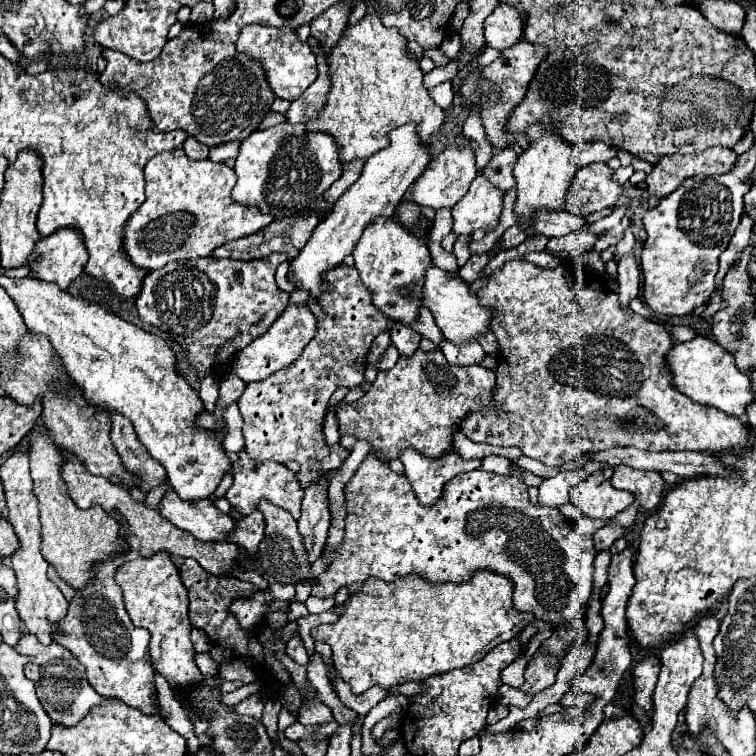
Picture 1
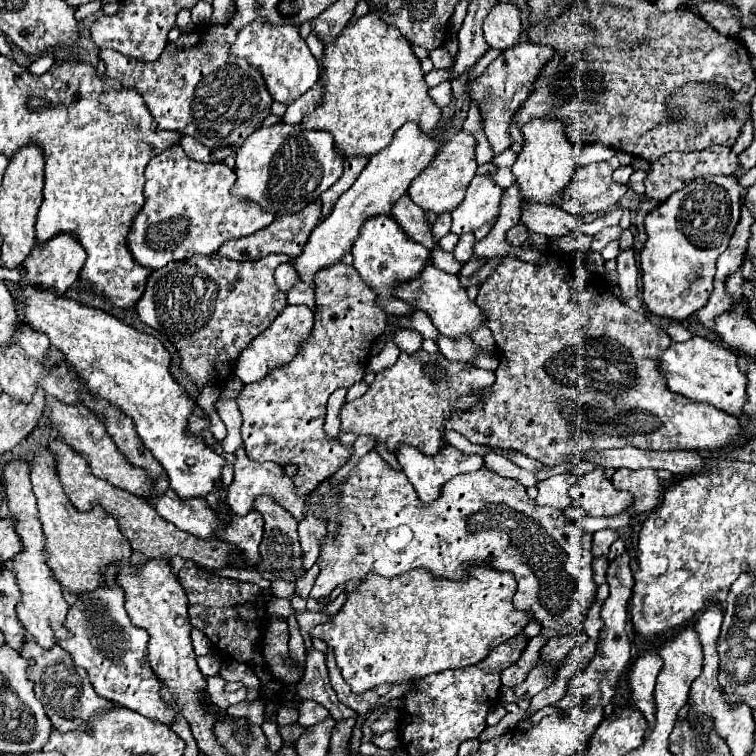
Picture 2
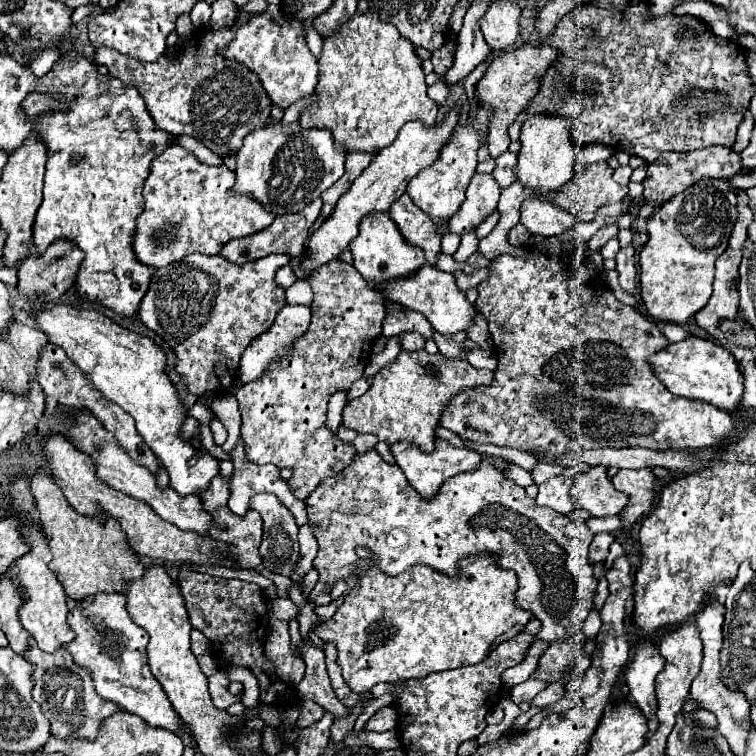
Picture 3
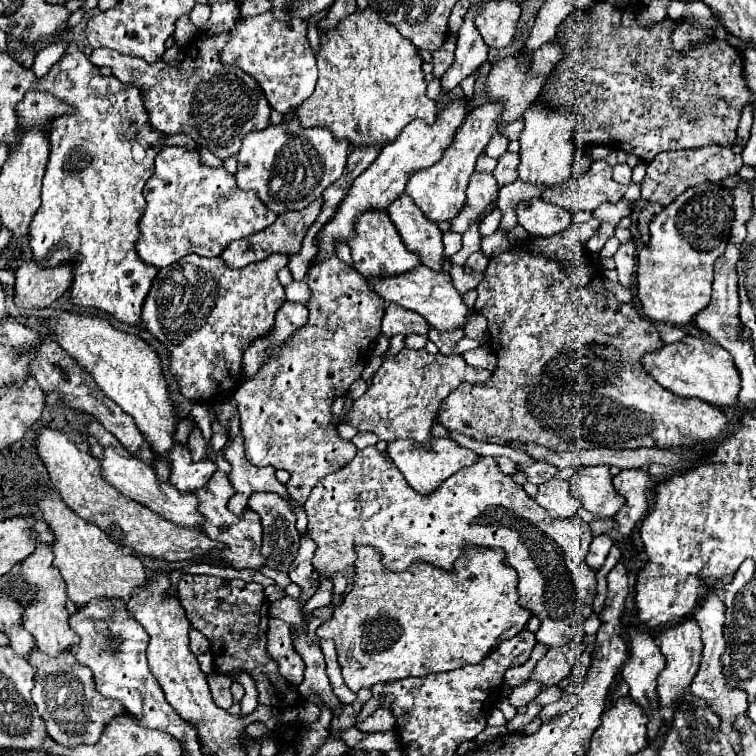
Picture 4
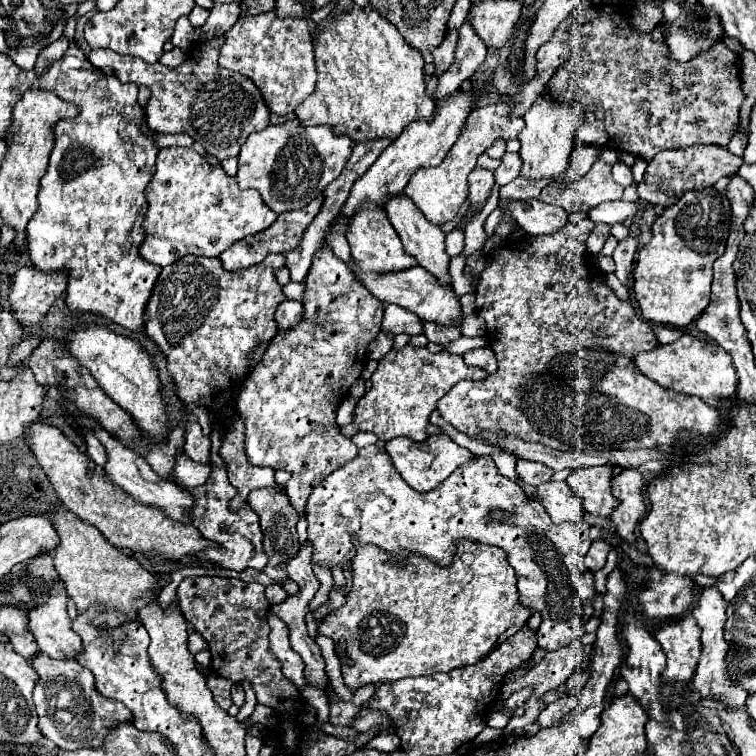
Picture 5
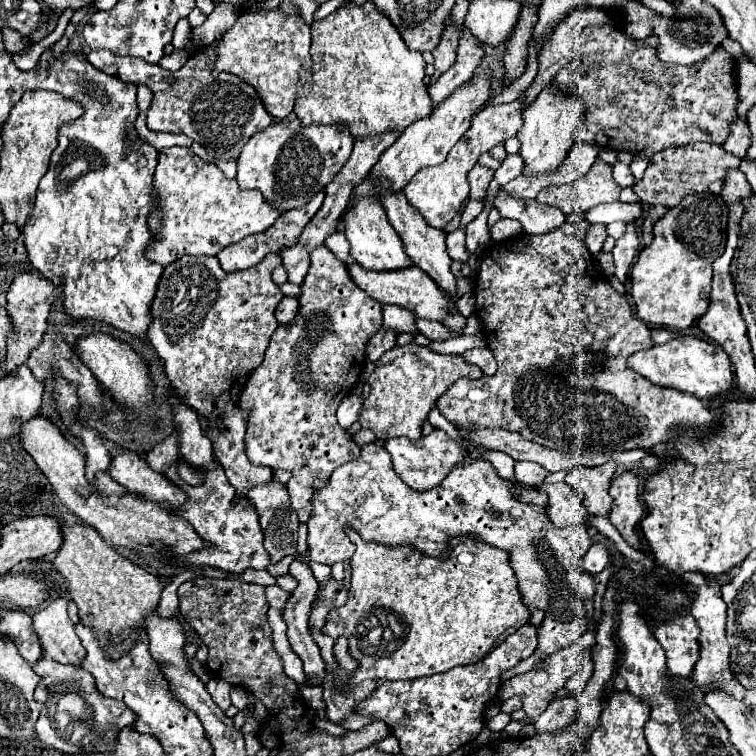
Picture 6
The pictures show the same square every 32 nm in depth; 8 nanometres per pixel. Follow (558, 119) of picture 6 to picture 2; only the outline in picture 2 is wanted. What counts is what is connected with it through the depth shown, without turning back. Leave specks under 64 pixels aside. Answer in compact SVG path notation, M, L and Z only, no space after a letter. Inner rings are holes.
M532 120L522 128L524 134L524 148L518 154L518 160L514 164L514 176L516 184L522 194L522 206L526 204L552 204L560 206L562 190L570 184L576 164L572 154L572 144L564 136L562 122L552 120Z

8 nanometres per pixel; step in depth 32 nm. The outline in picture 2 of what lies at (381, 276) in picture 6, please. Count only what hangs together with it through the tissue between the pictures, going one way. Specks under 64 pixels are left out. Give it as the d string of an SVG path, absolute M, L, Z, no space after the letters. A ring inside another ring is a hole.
M428 264L424 268L424 272L420 274L418 280L408 282L408 284L400 284L396 288L396 296L402 298L404 302L410 302L412 306L416 306L418 310L426 310L434 322L434 326L440 330L440 334L456 340L460 336L470 336L472 332L476 332L484 322L486 322L486 314L484 310L476 304L476 300L472 300L466 292L466 288L460 284L456 274L448 274L432 264Z

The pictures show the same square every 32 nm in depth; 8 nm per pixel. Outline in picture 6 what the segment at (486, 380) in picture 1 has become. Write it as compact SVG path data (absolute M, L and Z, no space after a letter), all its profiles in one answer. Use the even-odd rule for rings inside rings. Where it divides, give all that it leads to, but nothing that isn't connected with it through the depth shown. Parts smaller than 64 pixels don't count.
M416 344L392 348L376 362L376 370L368 378L370 394L362 400L358 424L364 430L372 430L382 440L394 436L420 440L424 436L422 426L428 420L428 412L436 406L438 398L448 390L448 386L458 378L476 380L482 376L484 372L478 366L466 364L464 358L456 354L438 354Z

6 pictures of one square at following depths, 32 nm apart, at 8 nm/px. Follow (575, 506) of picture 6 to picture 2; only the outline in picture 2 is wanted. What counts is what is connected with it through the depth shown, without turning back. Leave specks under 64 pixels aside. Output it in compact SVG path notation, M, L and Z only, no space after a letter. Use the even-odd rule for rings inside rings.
M556 474L556 476L550 476L550 478L542 480L538 484L540 492L538 492L536 504L552 506L556 510L562 510L562 508L570 506L572 500L570 500L568 488L574 486L574 482L578 482L576 474Z

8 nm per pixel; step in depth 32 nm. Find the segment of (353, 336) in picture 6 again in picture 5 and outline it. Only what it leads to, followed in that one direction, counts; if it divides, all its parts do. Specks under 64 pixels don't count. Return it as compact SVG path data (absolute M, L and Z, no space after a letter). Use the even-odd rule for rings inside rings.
M322 248L316 252L314 262L306 276L306 298L304 298L304 320L290 332L278 334L270 348L266 348L266 356L256 366L256 370L246 378L240 392L236 394L236 408L244 422L246 434L246 456L254 466L270 466L282 468L292 474L286 484L286 494L290 504L298 514L304 514L306 500L316 484L320 484L326 474L332 474L352 458L356 458L356 444L340 434L336 424L336 404L348 396L350 386L360 378L364 370L364 356L368 360L368 344L376 338L382 324L384 302L366 292L366 286L358 280L358 276L344 264L340 258L332 254L332 250Z

